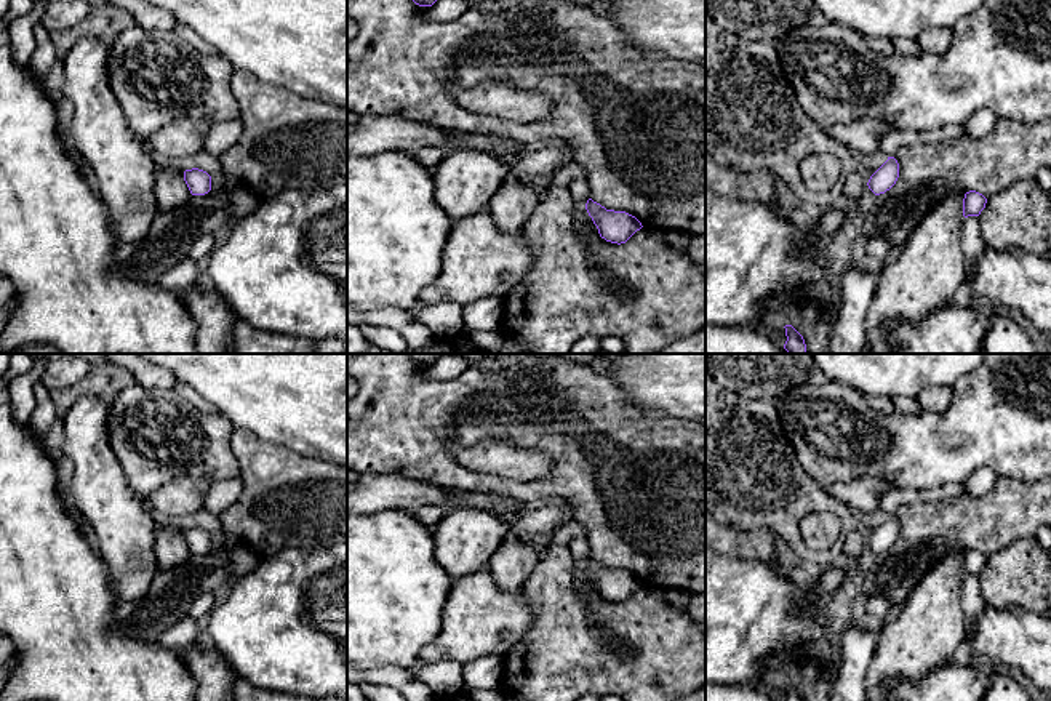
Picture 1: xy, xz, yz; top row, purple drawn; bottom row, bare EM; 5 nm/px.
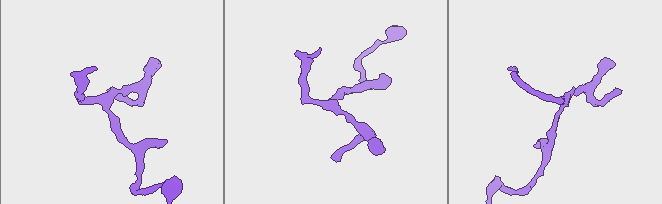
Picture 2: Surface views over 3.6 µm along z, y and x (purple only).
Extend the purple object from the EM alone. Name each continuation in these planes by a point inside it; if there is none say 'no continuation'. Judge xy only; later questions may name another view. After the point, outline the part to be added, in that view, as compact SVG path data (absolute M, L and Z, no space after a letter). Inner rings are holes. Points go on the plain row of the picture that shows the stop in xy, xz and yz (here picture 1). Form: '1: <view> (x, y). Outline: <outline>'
no continuation

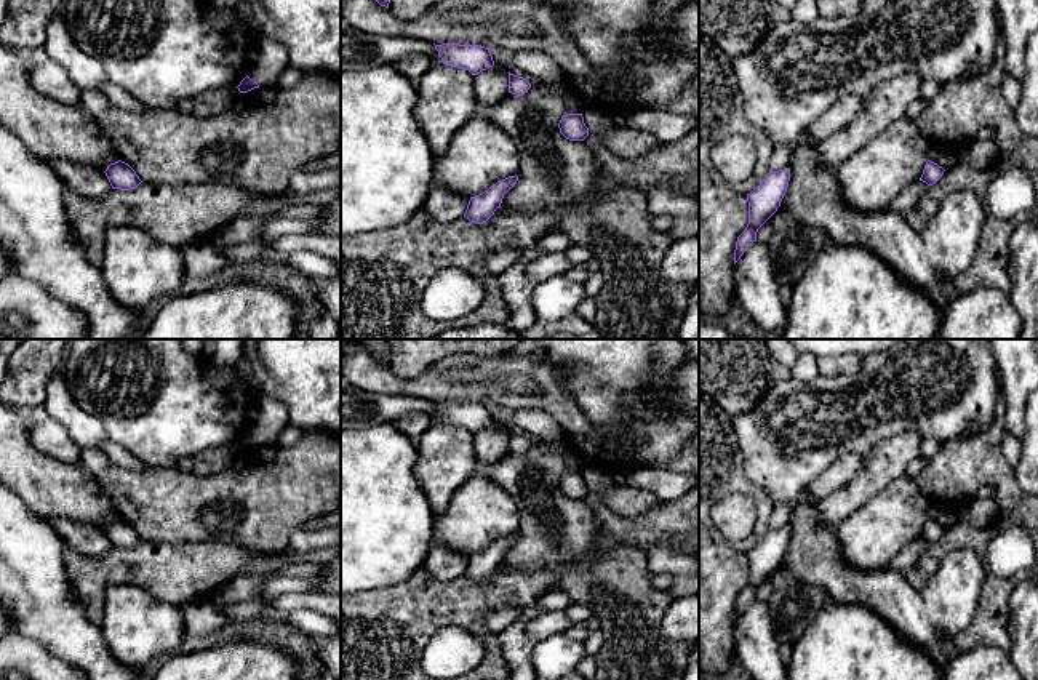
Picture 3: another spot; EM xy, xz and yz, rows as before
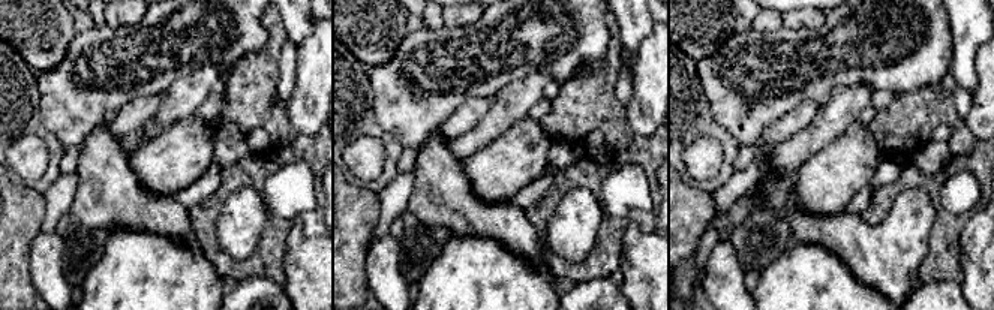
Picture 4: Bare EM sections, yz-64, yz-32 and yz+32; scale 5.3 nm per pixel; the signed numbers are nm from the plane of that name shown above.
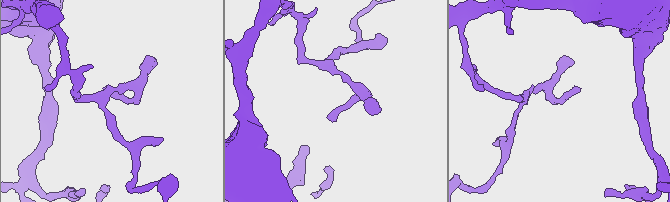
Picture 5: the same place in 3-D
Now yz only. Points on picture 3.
no continuation

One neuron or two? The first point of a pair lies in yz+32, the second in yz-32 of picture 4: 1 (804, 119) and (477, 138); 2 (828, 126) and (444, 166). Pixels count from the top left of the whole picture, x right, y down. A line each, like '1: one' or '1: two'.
1: two
2: two

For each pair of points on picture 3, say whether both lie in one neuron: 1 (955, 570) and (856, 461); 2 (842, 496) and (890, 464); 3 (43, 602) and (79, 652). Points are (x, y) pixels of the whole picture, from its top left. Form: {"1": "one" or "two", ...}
{"1": "two", "2": "one", "3": "one"}

